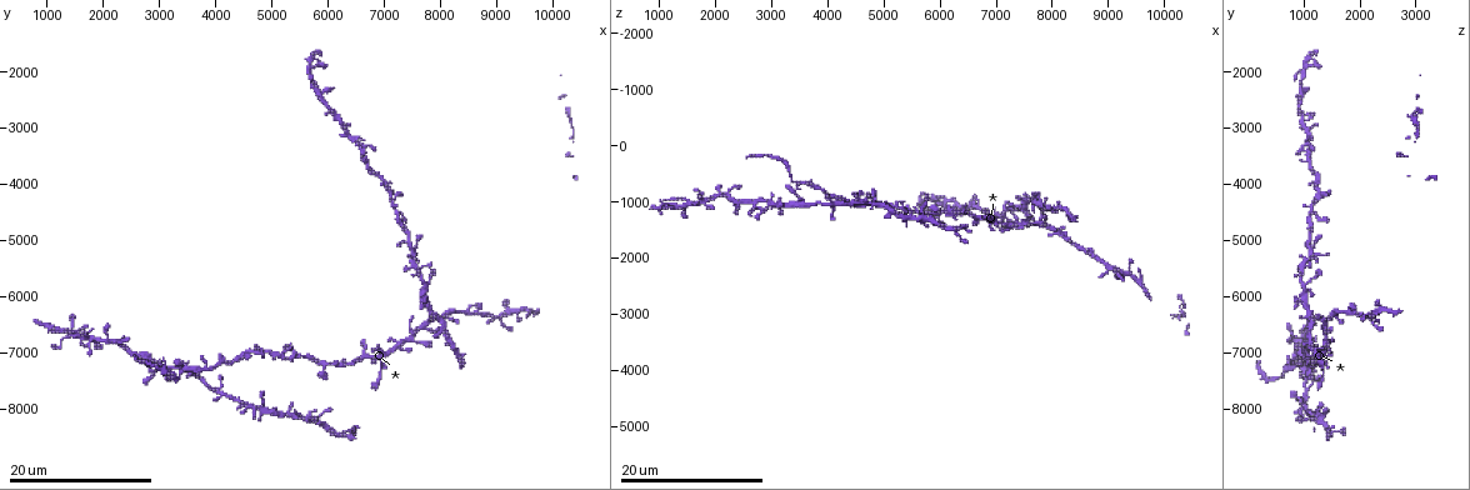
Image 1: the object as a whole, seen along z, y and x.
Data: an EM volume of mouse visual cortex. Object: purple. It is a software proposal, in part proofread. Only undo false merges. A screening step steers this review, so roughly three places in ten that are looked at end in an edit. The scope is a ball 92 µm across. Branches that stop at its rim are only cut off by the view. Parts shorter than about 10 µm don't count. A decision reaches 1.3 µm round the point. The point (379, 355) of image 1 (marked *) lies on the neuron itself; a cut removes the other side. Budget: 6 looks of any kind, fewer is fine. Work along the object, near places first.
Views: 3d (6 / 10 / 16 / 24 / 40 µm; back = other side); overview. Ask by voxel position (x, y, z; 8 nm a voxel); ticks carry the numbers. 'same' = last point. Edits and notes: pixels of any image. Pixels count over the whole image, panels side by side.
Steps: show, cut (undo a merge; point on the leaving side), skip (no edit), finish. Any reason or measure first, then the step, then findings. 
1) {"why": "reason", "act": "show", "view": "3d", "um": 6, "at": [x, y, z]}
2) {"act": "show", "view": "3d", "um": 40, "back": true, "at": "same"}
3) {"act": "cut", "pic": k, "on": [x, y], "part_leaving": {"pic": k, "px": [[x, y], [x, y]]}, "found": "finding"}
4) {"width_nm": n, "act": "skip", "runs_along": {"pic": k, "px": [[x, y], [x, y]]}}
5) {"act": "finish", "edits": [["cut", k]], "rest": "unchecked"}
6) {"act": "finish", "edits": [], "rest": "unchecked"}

{"why": "four-way junction", "act": "show", "view": "3d", "um": 16, "at": [7150, 4300, 1300]}

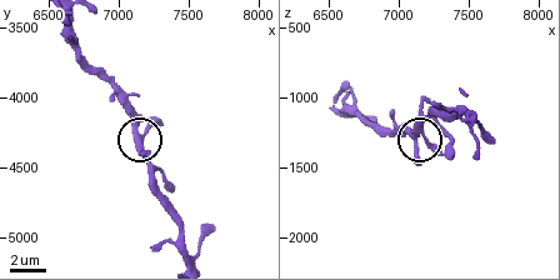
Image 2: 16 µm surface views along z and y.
{"act": "show", "view": "3d", "um": 6, "at": [7180, 4260, 1260]}

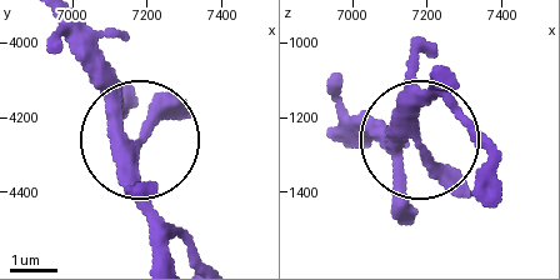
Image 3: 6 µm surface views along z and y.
{"arms": 4, "act": "skip", "runs_along": {"pic": 3, "px": [[170, 251], [134, 168], [119, 84], [63, 24]]}, "found": "one neuron here"}

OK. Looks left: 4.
{"why": "small branch off a trunk", "act": "show", "view": "3d", "um": 16, "at": [5850, 2350, 900]}

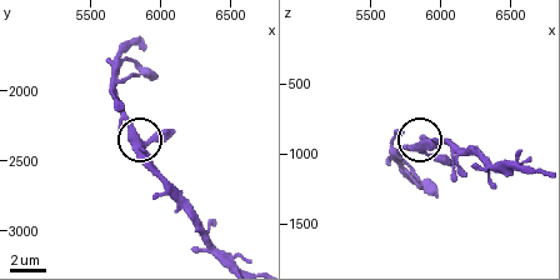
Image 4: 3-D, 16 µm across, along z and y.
{"act": "show", "view": "3d", "um": 10, "at": "same"}

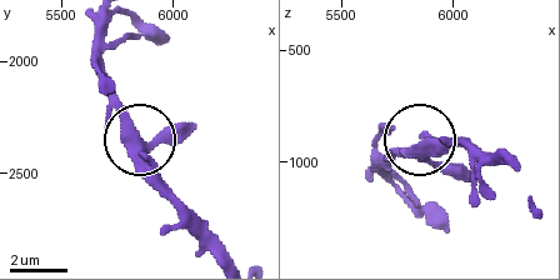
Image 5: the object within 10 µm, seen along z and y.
{"why": "other side", "act": "show", "view": "3d", "um": 10, "back": true, "at": "same"}

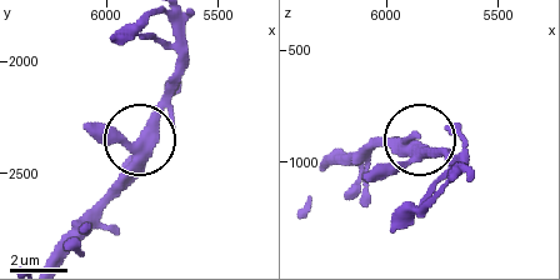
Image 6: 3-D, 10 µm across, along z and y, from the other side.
{"act": "skip", "found": "continuous, no second neuron"}

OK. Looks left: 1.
{"act": "finish", "edits": [], "rest": "unchecked"}

